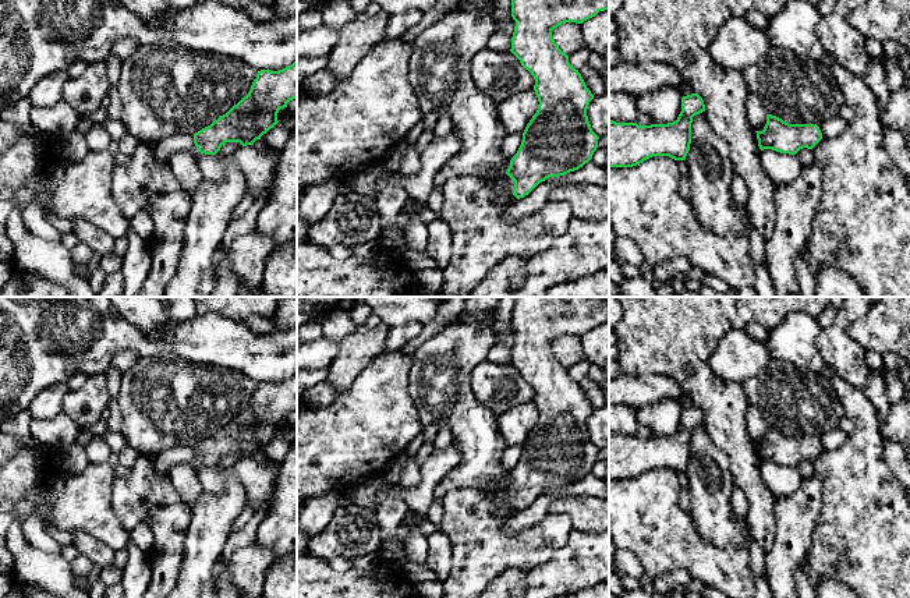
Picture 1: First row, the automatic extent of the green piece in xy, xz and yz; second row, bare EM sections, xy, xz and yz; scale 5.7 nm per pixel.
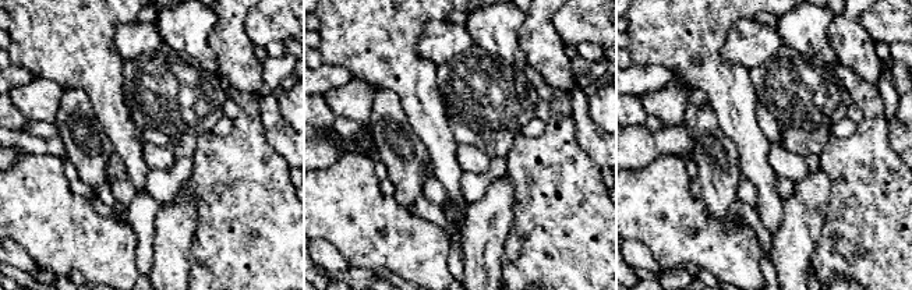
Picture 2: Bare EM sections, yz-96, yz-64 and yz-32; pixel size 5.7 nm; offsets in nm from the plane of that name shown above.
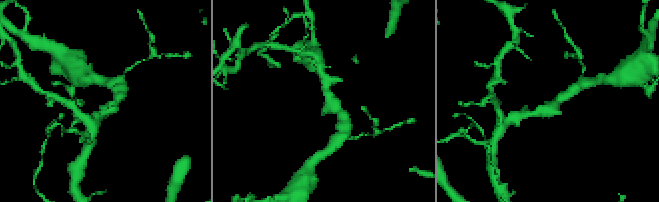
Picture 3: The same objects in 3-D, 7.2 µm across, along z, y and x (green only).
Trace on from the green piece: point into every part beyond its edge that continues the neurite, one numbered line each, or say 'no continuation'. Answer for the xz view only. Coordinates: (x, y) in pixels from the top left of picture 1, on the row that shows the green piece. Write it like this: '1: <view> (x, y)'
1: xz (499, 176)

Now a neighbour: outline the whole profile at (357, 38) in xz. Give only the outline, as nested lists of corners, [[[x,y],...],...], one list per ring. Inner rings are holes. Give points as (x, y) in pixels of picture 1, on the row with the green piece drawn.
[[[389,14],[360,15],[344,25],[337,45],[329,56],[326,71],[332,72],[339,86],[353,74],[367,53],[386,36]]]

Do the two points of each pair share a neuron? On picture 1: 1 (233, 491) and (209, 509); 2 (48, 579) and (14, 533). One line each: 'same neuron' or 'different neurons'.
1: same neuron
2: same neuron

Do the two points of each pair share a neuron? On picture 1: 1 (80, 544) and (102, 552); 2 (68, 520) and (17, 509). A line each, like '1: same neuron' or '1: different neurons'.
1: same neuron
2: same neuron

